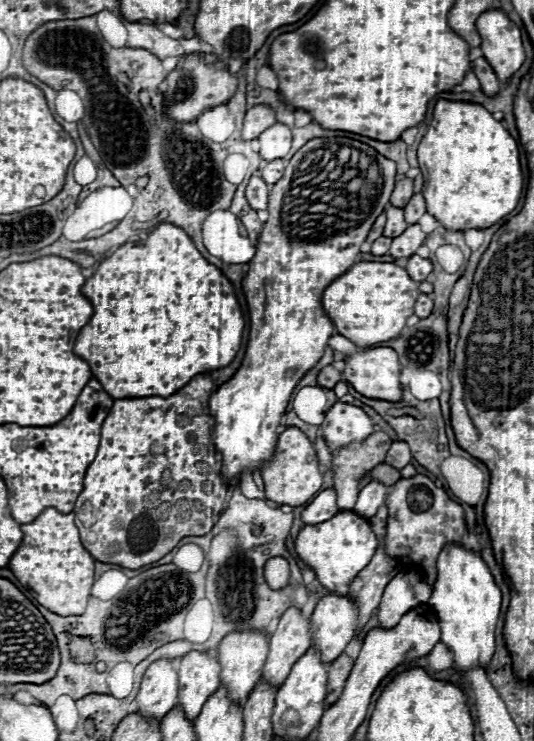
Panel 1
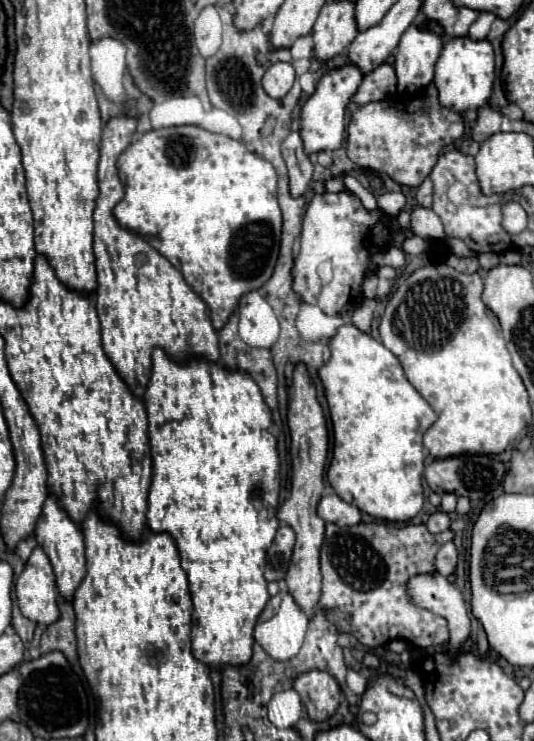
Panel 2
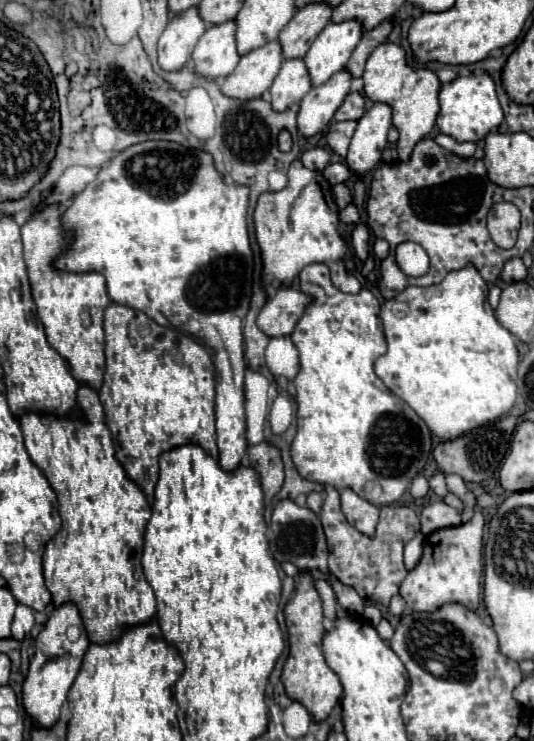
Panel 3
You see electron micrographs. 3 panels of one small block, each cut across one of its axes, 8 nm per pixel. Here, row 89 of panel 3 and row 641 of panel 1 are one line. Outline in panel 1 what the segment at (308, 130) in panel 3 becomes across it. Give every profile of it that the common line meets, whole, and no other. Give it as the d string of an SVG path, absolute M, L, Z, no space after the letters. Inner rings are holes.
M328 592L312 612L312 644L320 648L324 662L336 660L354 638L358 628L358 606L350 596Z

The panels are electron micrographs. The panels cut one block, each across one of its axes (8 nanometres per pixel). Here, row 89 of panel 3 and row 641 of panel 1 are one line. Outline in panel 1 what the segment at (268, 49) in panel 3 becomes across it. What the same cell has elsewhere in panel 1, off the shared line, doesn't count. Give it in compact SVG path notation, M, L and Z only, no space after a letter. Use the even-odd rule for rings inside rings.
M240 630L240 632L230 632L222 638L218 646L218 658L222 666L220 682L230 690L232 702L240 702L246 694L250 694L250 690L262 678L262 668L266 664L268 652L270 652L270 636L262 630Z

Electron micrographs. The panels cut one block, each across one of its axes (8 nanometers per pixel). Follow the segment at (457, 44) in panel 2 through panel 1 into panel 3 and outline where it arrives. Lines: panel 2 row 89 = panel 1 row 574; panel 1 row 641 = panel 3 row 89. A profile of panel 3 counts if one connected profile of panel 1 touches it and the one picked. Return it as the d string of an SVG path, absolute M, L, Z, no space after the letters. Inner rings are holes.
M484 72L480 76L458 76L456 80L448 82L440 90L440 114L438 114L438 128L442 134L456 138L458 142L478 142L482 140L492 128L500 126L504 120L500 102L496 98L494 82Z

